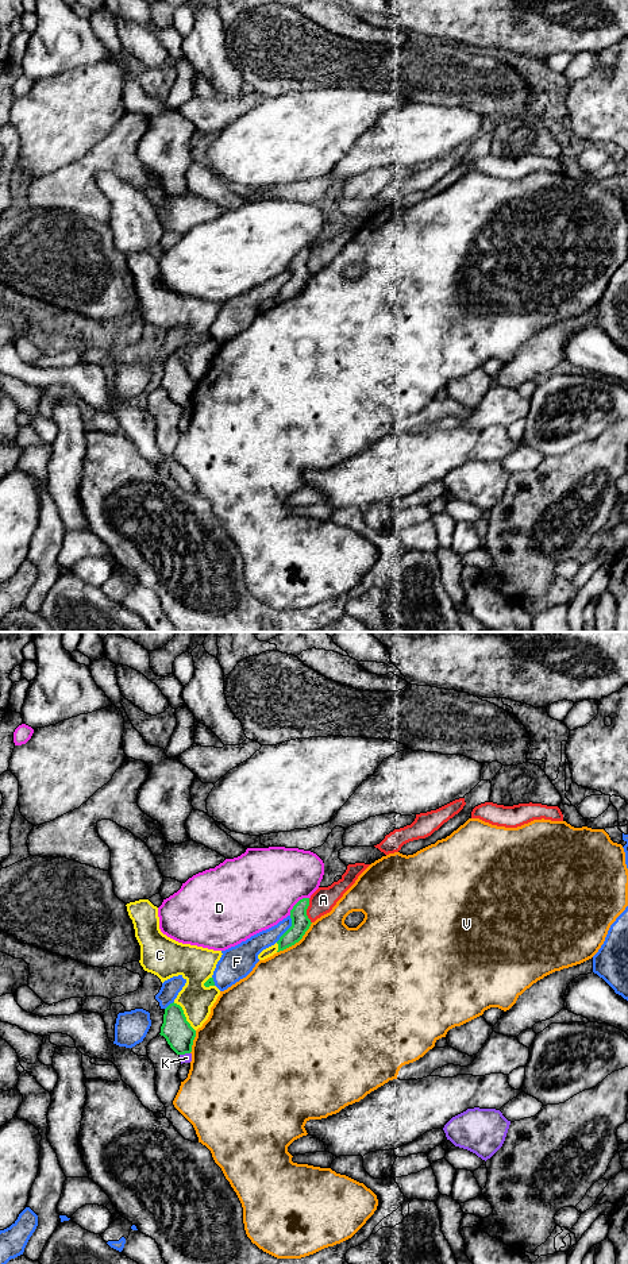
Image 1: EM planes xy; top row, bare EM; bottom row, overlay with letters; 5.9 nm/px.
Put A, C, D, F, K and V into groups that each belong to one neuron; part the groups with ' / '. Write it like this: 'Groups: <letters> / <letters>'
Groups: A / C / D / F / K / V

